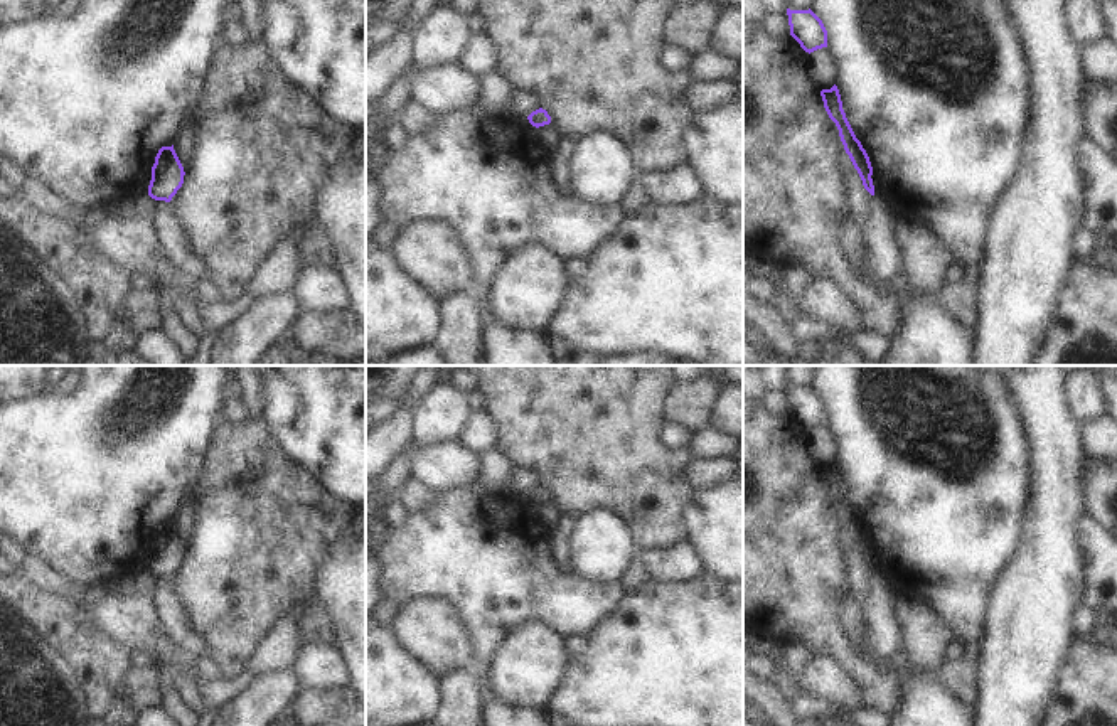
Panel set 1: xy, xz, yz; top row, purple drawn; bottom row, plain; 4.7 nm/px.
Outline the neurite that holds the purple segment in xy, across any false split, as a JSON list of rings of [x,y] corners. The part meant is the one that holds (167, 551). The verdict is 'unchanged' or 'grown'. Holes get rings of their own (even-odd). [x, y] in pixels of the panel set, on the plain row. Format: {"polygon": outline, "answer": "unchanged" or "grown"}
{"polygon": [[[162,524],[152,544],[148,573],[155,578],[170,579],[184,561],[184,544],[172,524]]], "answer": "unchanged"}

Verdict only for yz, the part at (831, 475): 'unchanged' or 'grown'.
unchanged

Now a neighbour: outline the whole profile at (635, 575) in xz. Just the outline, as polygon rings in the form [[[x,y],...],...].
[[[635,558],[630,563],[625,574],[618,579],[618,583],[623,586],[625,593],[630,593],[649,579],[650,579],[650,576],[645,571],[645,568],[642,566],[640,558]]]

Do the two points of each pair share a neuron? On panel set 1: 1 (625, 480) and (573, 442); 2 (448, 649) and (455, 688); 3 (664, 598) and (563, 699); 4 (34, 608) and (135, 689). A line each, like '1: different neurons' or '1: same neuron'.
1: same neuron
2: different neurons
3: same neuron
4: different neurons

